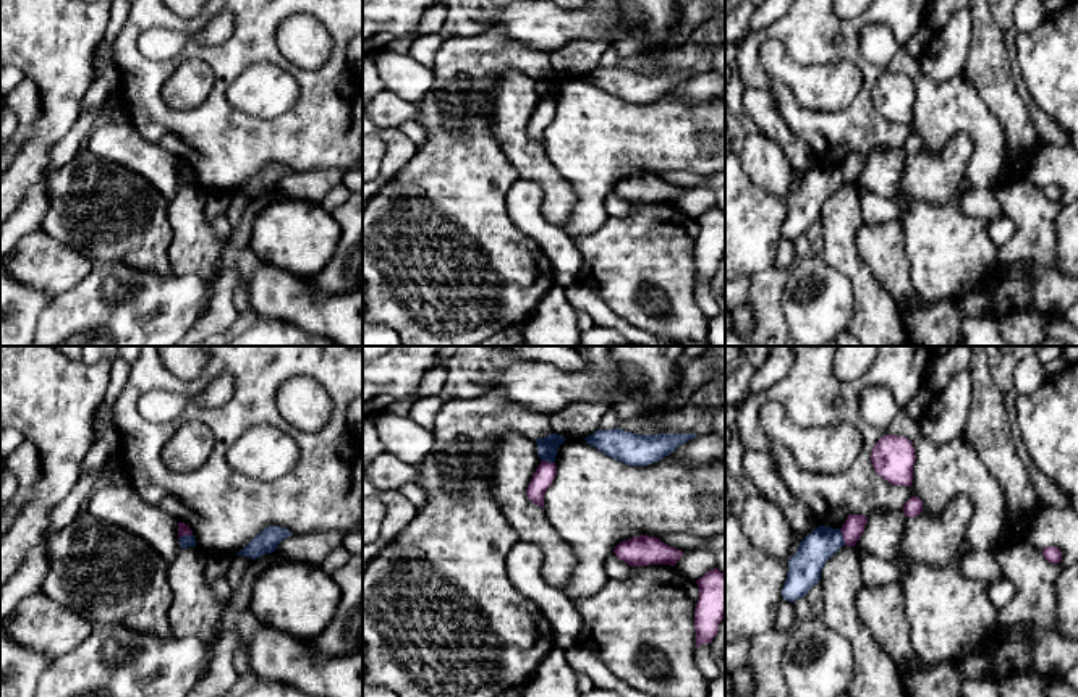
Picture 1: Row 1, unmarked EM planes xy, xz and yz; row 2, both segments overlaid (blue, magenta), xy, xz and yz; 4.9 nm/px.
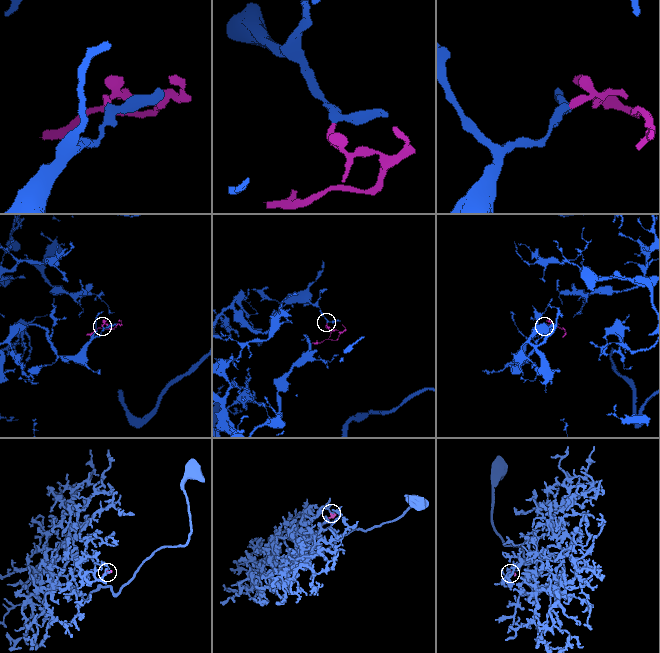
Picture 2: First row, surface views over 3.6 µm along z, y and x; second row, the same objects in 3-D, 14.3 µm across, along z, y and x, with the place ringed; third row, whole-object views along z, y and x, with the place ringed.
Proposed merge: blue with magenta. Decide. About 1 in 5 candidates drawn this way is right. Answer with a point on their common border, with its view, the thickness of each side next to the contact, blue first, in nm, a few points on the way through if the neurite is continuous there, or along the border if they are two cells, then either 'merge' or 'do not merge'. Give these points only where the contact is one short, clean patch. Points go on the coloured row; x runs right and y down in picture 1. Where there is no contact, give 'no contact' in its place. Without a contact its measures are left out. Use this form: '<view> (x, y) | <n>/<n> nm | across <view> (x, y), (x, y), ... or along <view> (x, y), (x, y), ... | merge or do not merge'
yz (842, 537) | 170/110 nm | along yz (839, 529), (845, 544) | do not merge

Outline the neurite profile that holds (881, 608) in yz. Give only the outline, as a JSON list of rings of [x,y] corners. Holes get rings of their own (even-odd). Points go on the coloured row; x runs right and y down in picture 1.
[[[902,584],[861,585],[856,613],[868,627],[872,640],[892,658],[895,666],[918,660],[910,640],[910,621],[905,615],[905,592]]]

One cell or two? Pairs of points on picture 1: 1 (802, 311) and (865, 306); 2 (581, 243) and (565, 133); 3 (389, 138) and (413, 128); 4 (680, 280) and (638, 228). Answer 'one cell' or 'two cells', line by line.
1: two cells
2: two cells
3: two cells
4: one cell

